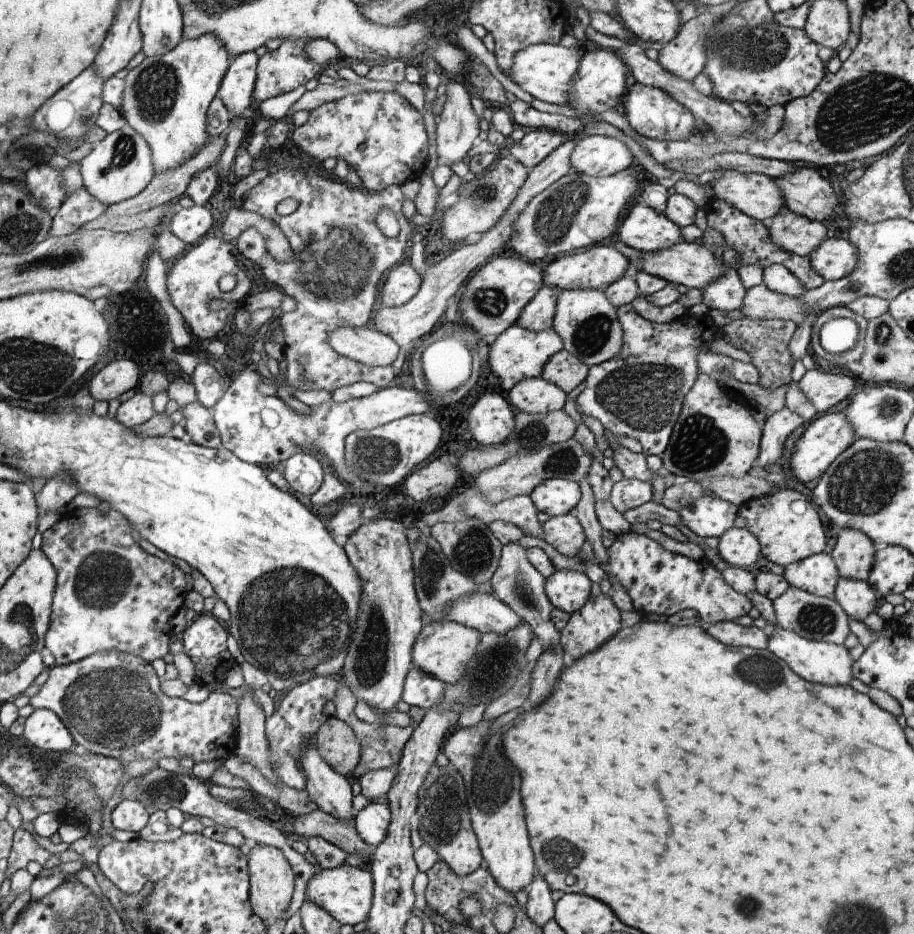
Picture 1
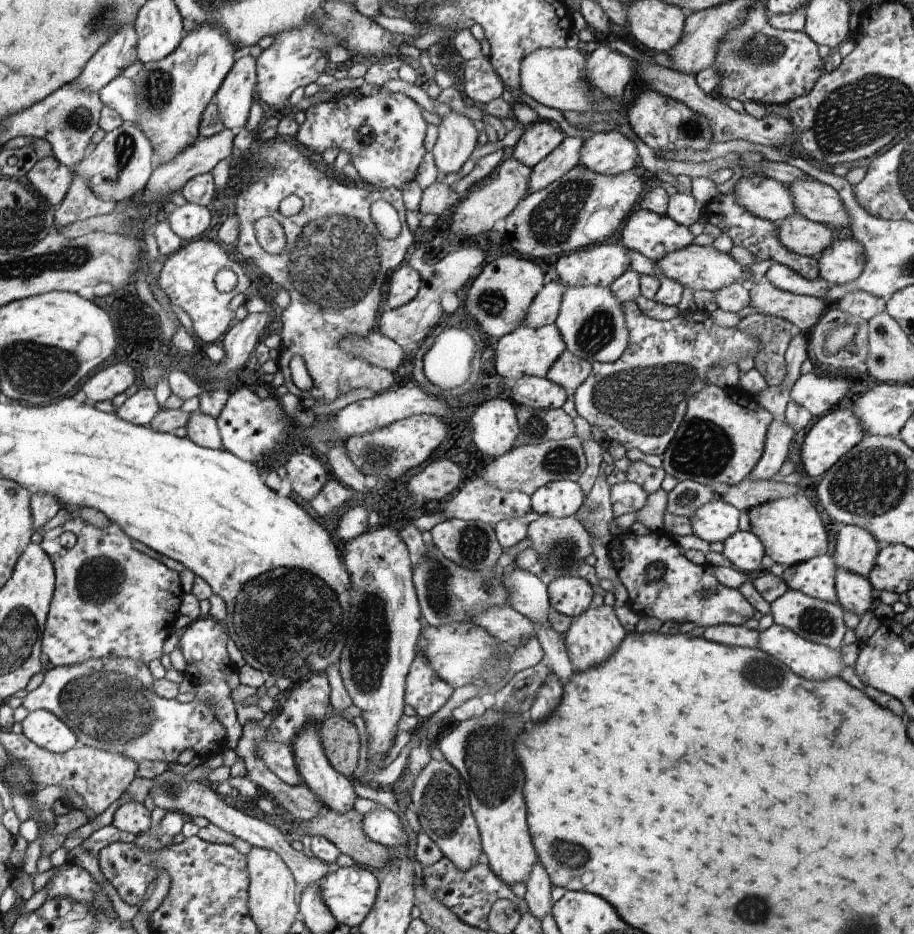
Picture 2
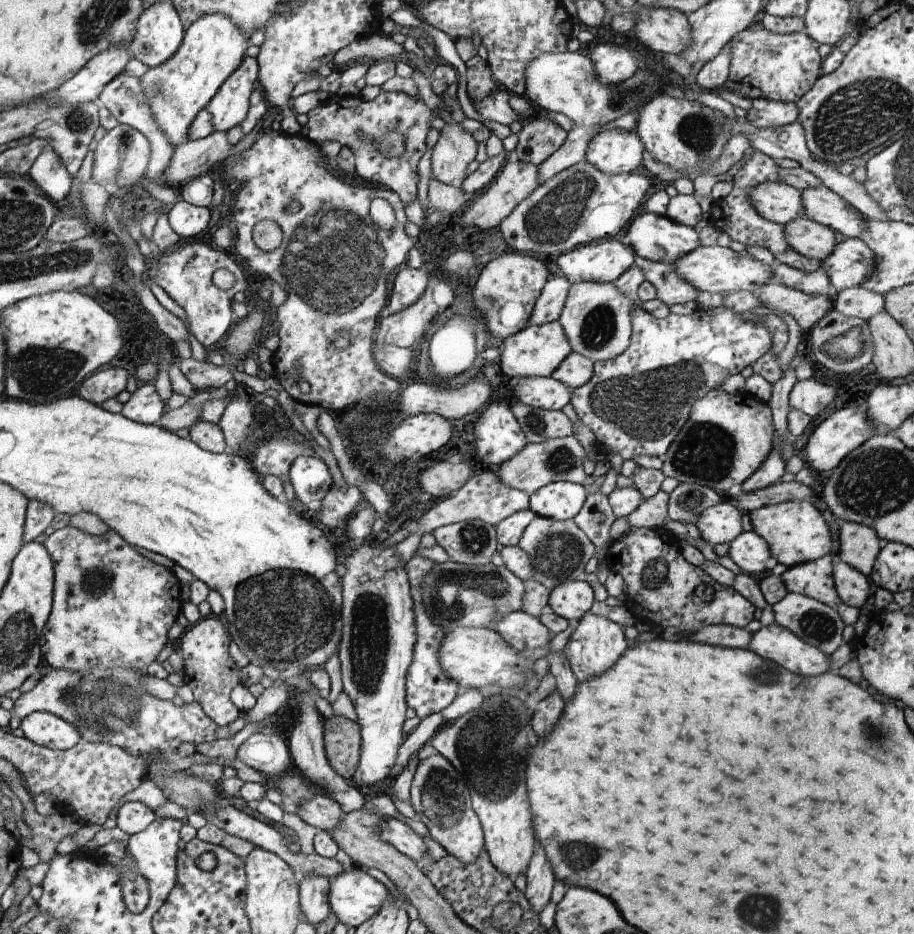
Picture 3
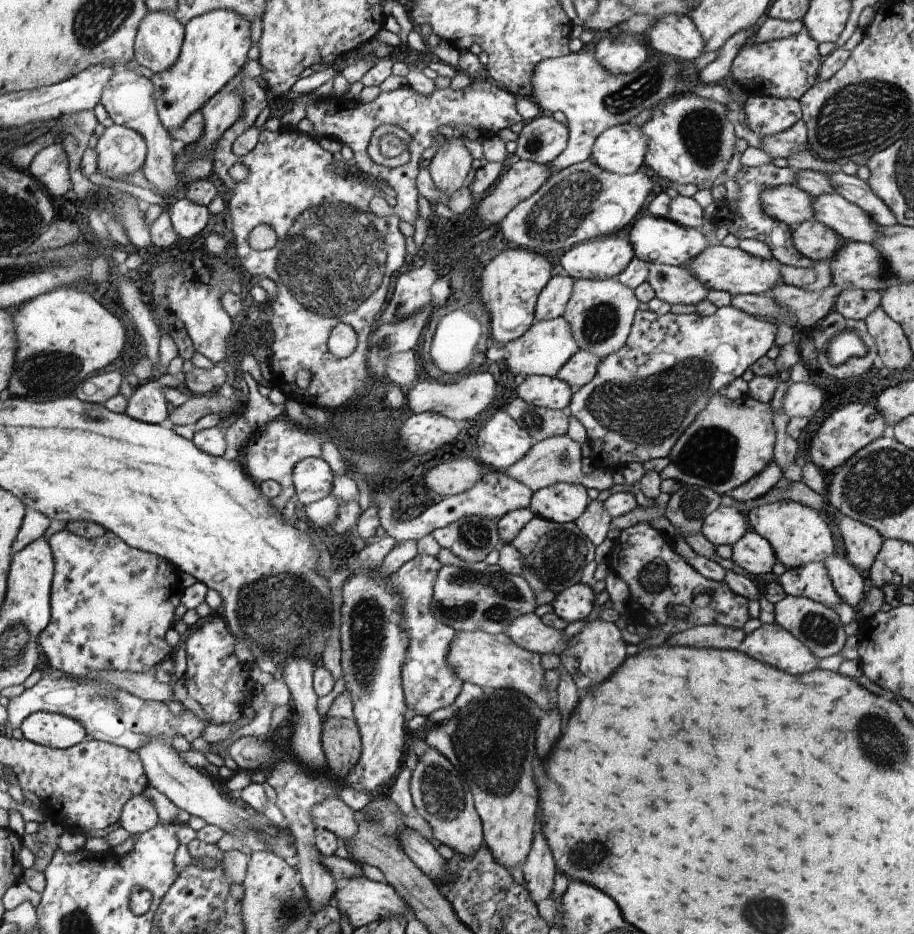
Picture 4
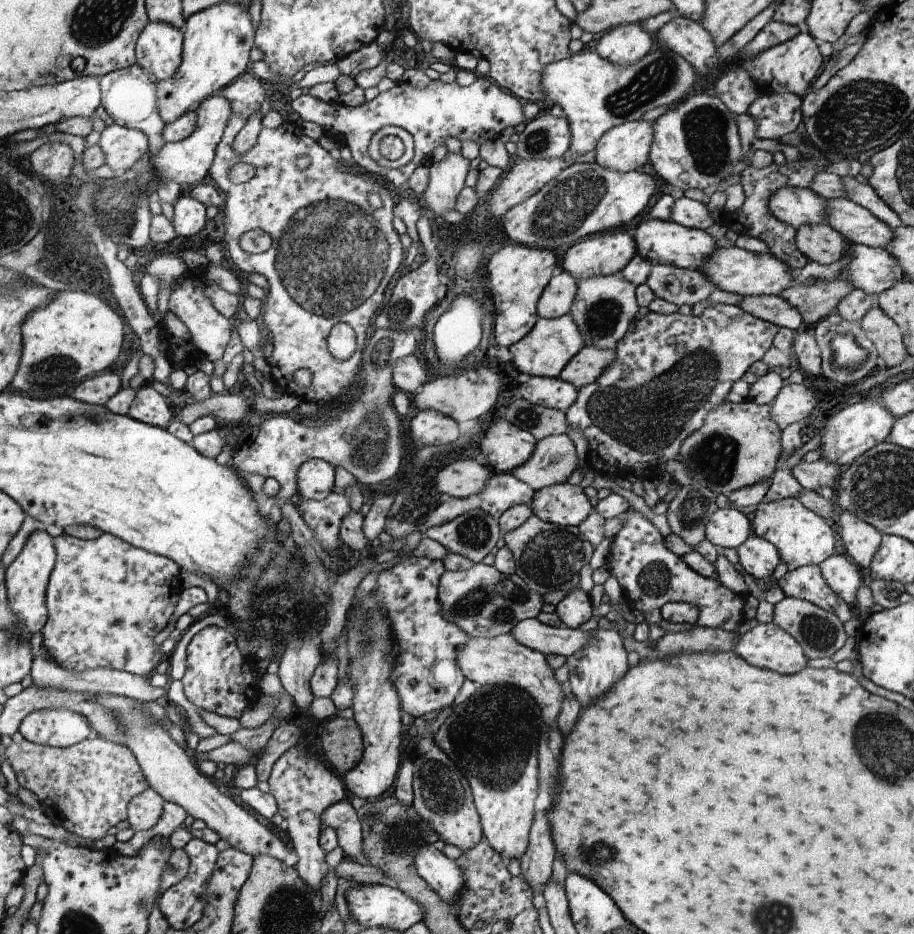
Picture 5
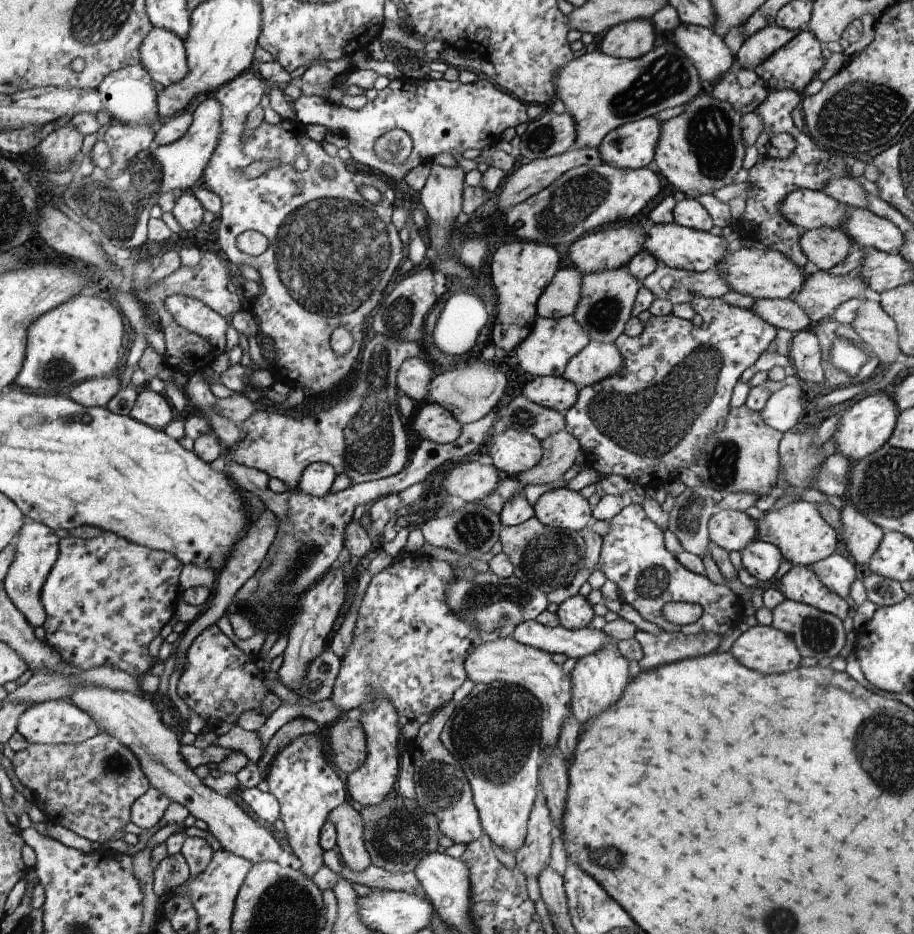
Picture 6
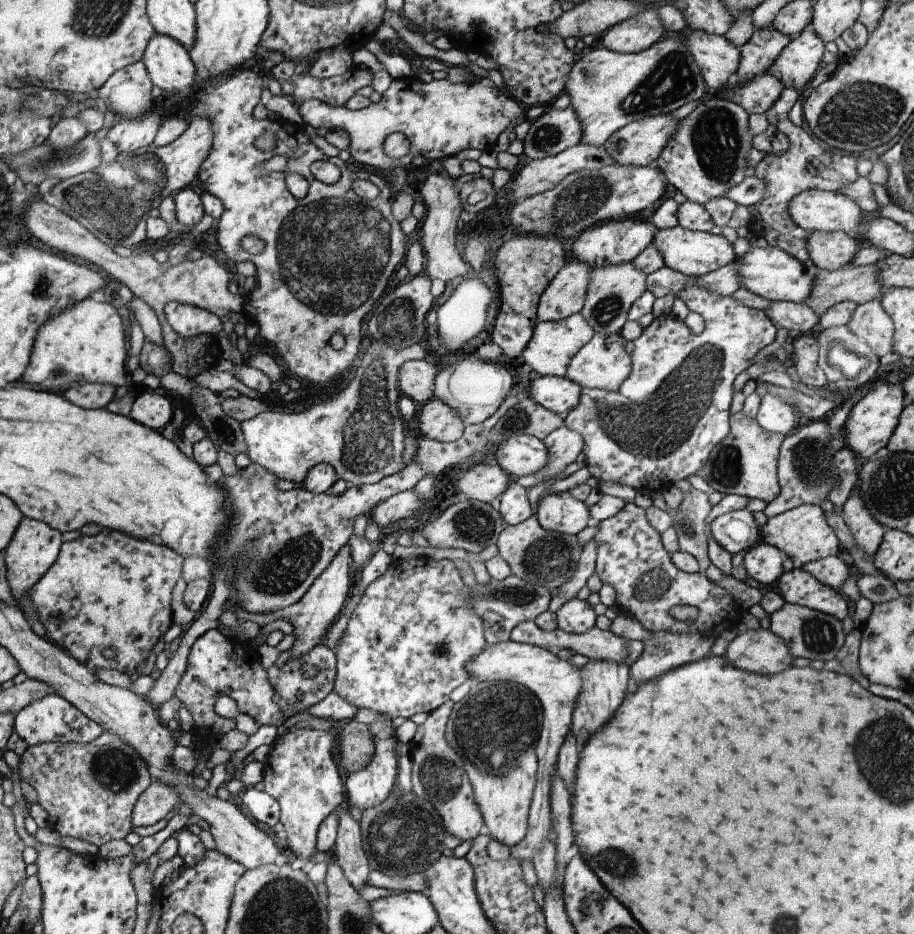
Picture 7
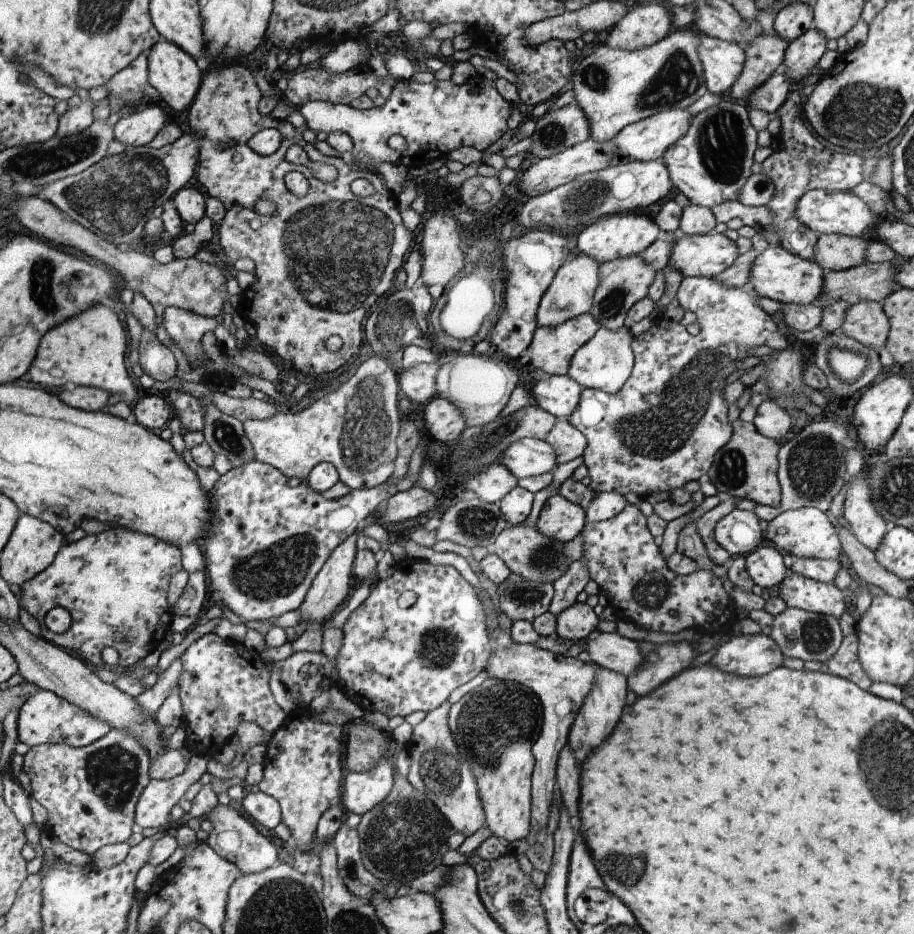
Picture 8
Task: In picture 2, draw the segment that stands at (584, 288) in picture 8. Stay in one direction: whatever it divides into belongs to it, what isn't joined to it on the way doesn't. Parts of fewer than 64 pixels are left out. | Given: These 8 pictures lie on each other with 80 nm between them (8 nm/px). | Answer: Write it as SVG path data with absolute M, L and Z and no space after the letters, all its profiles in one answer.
M551 281L538 292L528 307L522 326L539 329L554 325L559 316L564 292L567 287L560 281Z

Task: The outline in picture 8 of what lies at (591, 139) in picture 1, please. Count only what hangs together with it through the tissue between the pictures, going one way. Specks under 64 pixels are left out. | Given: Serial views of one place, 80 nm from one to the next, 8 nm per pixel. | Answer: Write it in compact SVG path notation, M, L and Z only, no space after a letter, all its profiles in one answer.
M676 108L653 115L652 117L640 120L634 124L628 125L621 133L613 138L616 147L619 148L620 156L625 161L649 162L661 159L670 146L674 146L684 134L688 134L691 129L692 119L688 108Z

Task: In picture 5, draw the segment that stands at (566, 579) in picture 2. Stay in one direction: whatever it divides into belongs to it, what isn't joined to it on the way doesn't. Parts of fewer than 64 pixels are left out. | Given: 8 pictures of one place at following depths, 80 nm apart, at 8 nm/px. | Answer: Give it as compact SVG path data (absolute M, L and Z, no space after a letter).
M575 587L555 605L555 613L566 627L578 629L592 616L592 604L588 593L582 587Z

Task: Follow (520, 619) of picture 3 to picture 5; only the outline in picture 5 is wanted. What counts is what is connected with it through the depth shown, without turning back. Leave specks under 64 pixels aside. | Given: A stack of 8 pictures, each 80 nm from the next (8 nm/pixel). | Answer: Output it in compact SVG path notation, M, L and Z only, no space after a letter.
M537 617L520 621L510 633L515 637L516 642L532 650L545 655L562 654L566 657L583 649L591 639L588 631L582 632L566 626L548 626L540 622Z

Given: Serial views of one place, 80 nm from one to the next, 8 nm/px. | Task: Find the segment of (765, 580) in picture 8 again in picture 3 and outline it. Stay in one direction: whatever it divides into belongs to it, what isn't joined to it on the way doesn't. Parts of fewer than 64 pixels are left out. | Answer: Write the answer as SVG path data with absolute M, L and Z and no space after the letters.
M753 530L744 531L729 542L728 556L744 573L758 574L766 569L766 560L771 556L768 543Z

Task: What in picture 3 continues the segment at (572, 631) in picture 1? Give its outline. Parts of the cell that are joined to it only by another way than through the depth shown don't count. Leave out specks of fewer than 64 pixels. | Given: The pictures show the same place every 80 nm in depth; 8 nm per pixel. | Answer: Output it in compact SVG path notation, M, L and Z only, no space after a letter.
M588 613L579 620L578 626L563 648L563 653L568 659L576 678L584 682L590 677L595 677L610 669L627 648L626 636L616 622L608 620L606 616Z

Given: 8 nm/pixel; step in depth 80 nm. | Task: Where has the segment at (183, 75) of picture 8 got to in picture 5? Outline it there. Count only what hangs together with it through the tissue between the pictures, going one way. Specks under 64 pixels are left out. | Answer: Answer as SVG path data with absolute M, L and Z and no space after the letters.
M152 22L147 24L140 33L138 44L135 46L136 64L140 65L148 74L154 74L158 80L166 80L178 72L183 62L184 32L178 27L165 22Z

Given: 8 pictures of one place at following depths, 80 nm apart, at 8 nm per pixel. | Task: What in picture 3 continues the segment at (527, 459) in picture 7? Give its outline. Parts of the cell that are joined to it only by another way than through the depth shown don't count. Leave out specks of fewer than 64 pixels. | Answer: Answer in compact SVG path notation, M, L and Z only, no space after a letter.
M494 402L480 414L480 422L474 426L478 459L500 466L515 456L527 442L523 427L504 402Z

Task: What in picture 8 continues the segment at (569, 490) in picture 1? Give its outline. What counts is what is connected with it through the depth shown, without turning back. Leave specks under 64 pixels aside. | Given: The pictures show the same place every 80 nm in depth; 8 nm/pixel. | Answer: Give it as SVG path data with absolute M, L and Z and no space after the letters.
M552 495L542 507L537 529L547 537L568 542L583 532L587 513L562 495Z

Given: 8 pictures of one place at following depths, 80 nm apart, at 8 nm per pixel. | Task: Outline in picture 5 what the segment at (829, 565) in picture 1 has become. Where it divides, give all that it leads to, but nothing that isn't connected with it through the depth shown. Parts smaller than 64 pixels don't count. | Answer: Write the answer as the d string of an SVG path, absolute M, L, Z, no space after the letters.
M820 565L795 568L784 574L778 582L786 597L810 601L824 610L832 611L843 623L852 618L850 606L830 588Z

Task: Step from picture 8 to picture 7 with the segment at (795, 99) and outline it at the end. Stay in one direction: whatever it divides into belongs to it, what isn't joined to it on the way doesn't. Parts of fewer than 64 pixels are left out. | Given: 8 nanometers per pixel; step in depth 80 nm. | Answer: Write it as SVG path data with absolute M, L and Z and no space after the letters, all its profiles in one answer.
M785 88L776 102L764 113L769 124L776 126L777 131L787 135L790 147L783 154L766 154L755 166L755 176L765 180L766 192L764 200L748 207L750 220L747 227L752 236L764 237L768 245L782 249L804 264L809 259L806 239L810 232L800 228L790 218L787 209L790 199L800 194L800 191L808 189L836 191L838 187L847 185L859 176L856 173L856 159L850 156L843 157L838 152L833 154L830 151L823 151L804 128L794 125L788 119L788 112L800 97L801 94L796 89Z

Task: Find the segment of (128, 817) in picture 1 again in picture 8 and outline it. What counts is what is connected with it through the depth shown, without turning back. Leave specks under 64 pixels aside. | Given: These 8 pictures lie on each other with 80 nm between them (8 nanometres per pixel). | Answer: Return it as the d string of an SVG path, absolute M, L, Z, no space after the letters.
M192 753L188 766L181 775L171 779L152 779L143 790L135 809L137 830L148 827L163 830L164 824L168 822L170 810L186 794L186 790L200 780L202 774L206 772L206 764L210 759L208 755Z

